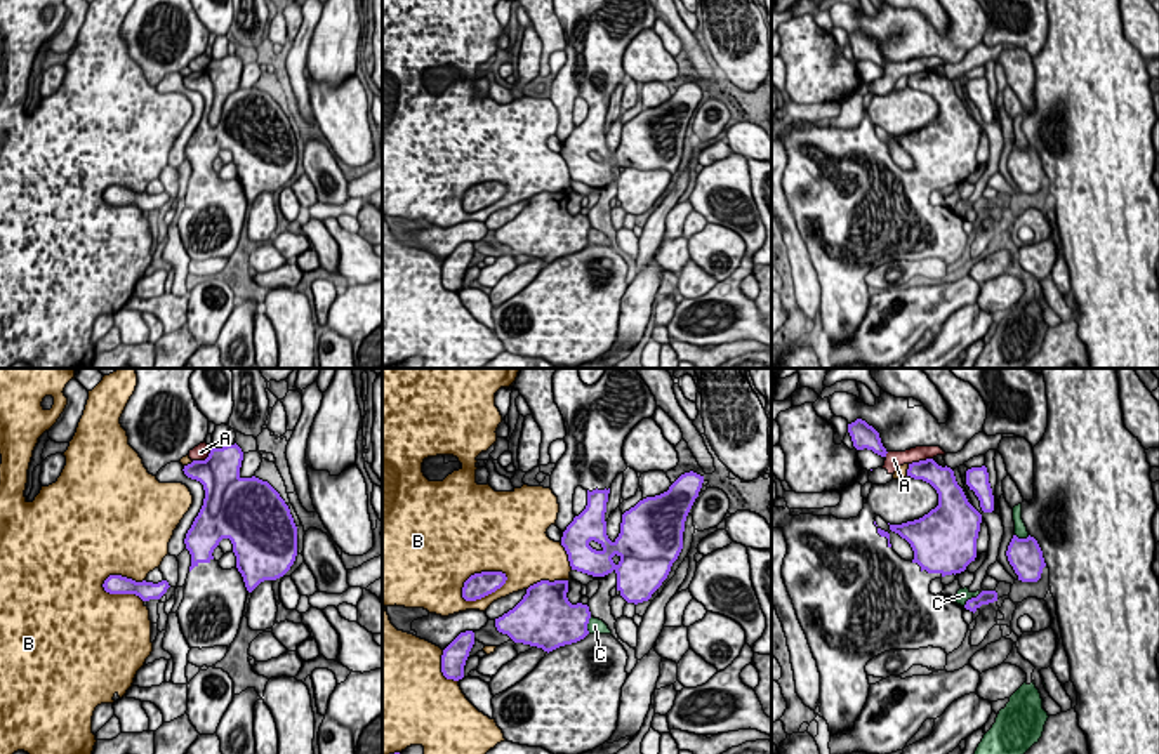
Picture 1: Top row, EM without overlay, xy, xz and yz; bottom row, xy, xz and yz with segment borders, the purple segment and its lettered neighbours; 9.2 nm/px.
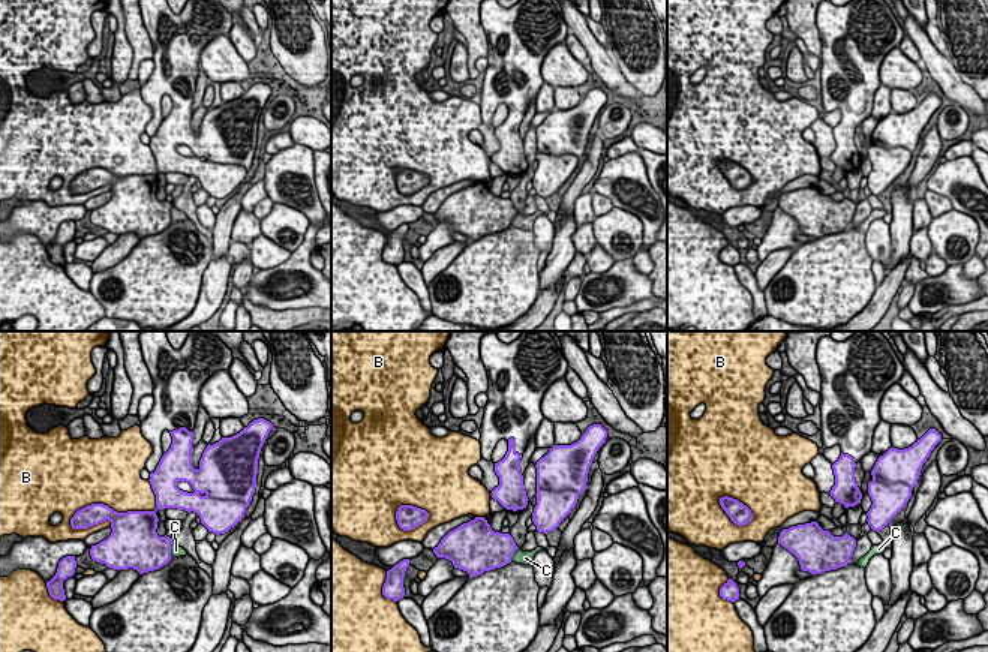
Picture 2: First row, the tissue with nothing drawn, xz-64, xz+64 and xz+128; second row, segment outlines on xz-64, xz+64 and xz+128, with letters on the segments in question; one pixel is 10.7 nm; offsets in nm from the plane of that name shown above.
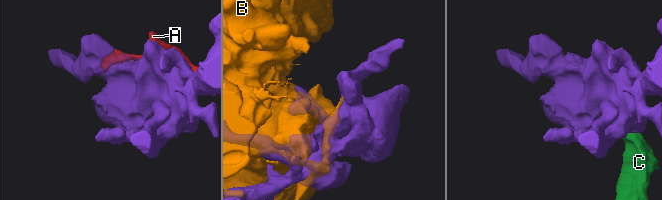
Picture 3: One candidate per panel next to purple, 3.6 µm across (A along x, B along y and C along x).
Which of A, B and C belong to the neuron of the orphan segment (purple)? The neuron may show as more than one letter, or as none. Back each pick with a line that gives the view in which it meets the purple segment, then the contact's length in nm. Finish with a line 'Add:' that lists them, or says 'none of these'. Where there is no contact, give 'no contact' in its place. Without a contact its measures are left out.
Add: none of these

